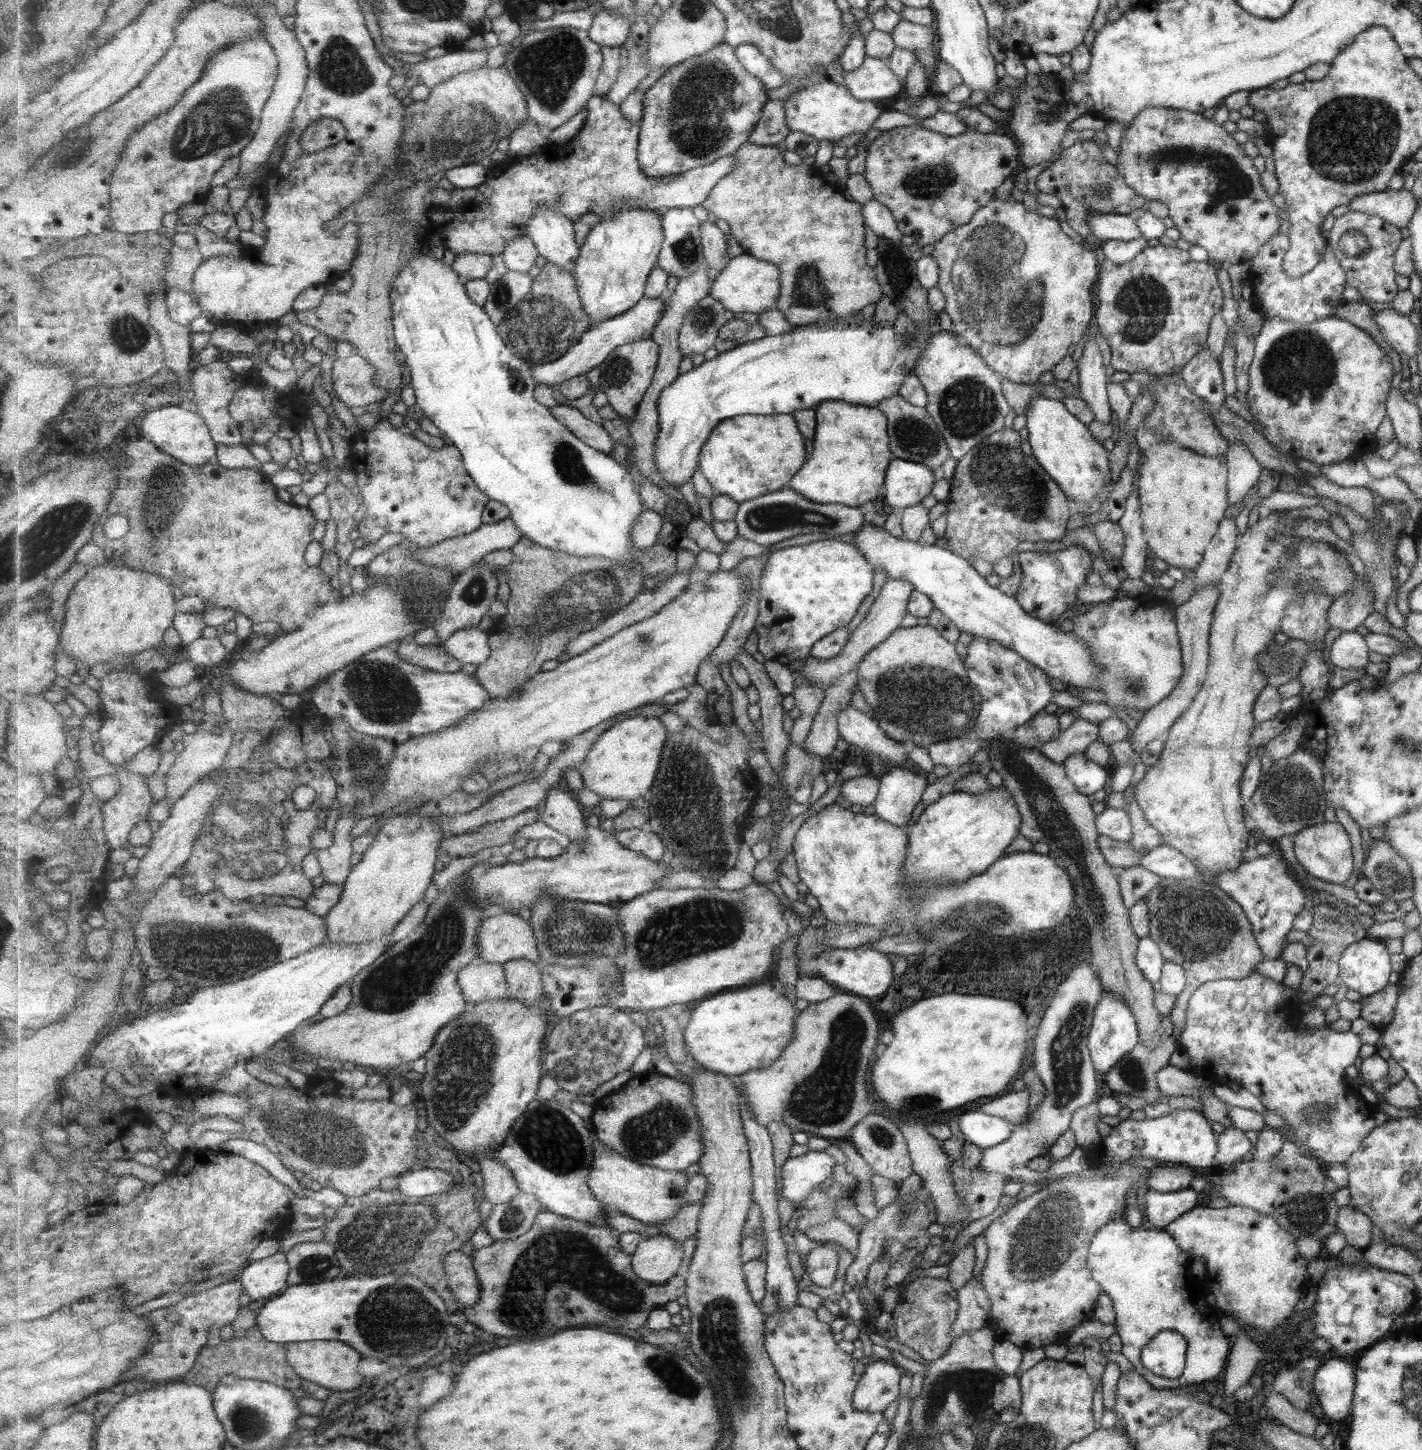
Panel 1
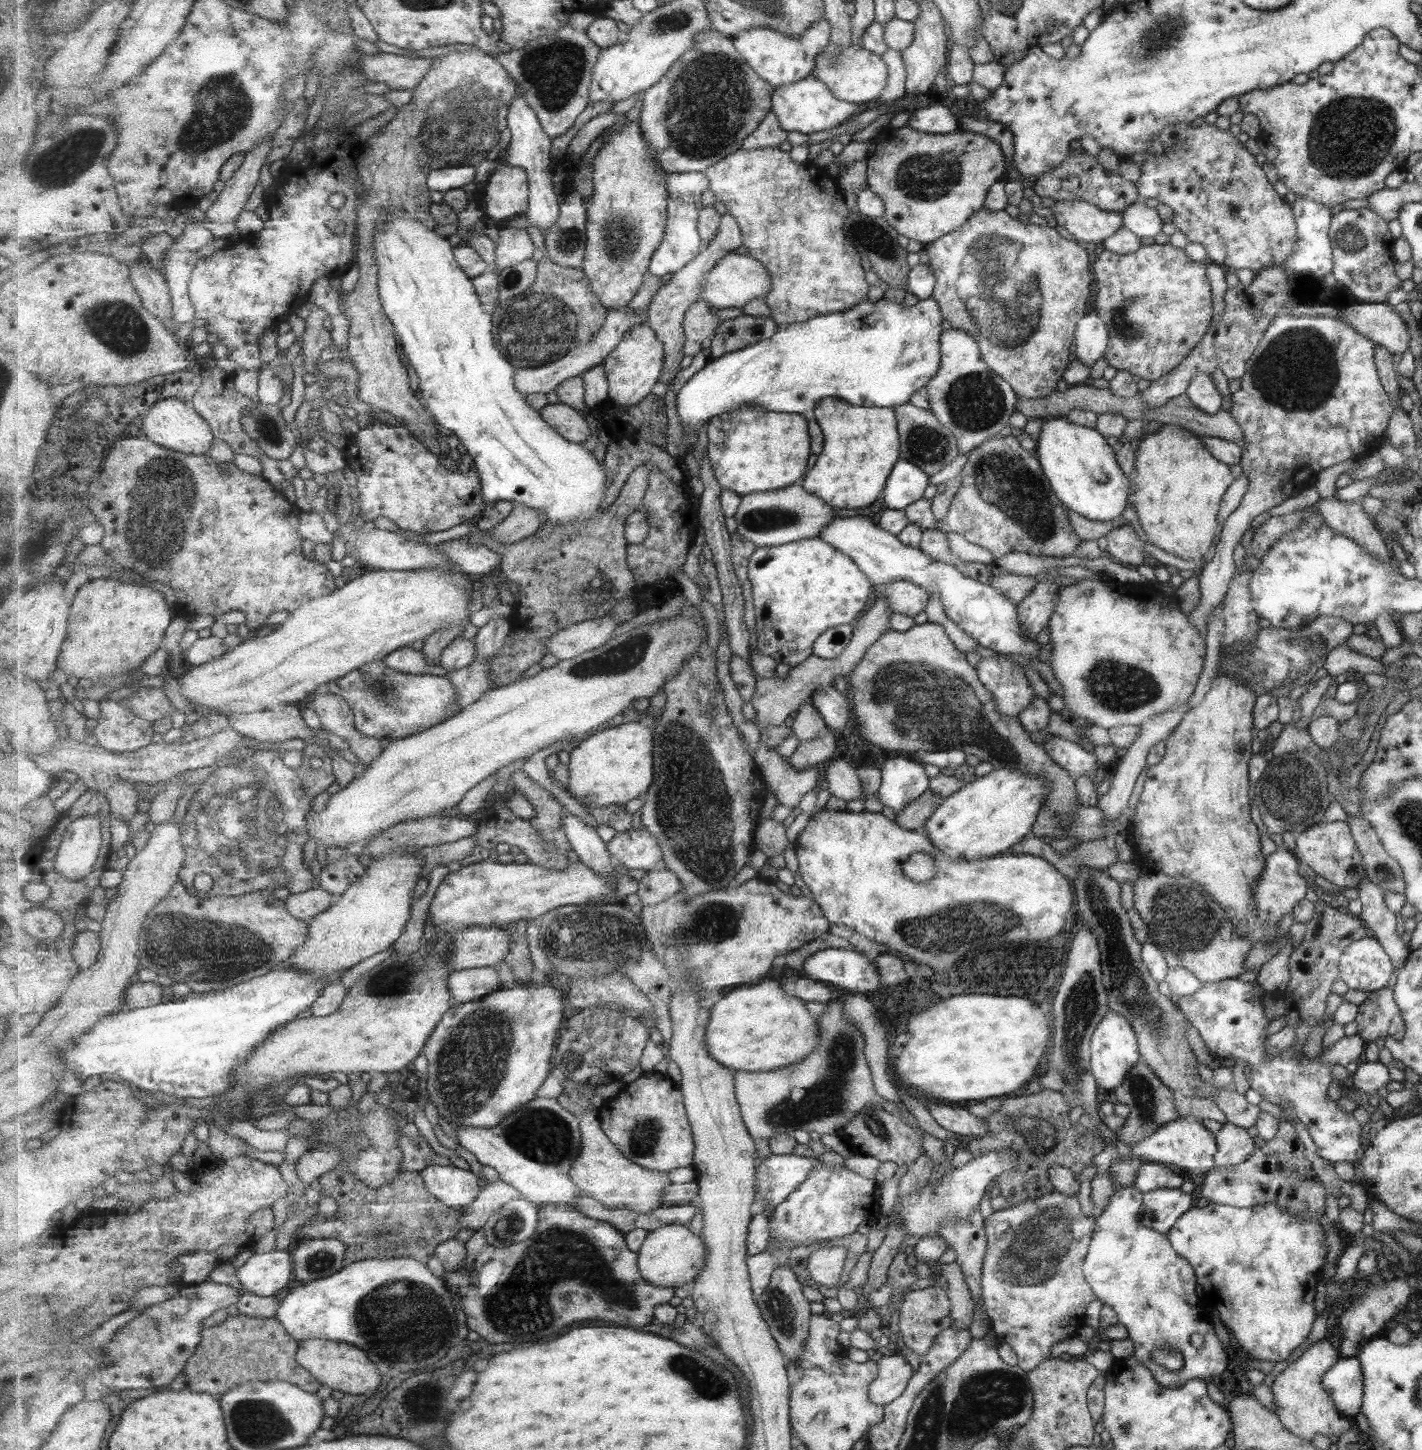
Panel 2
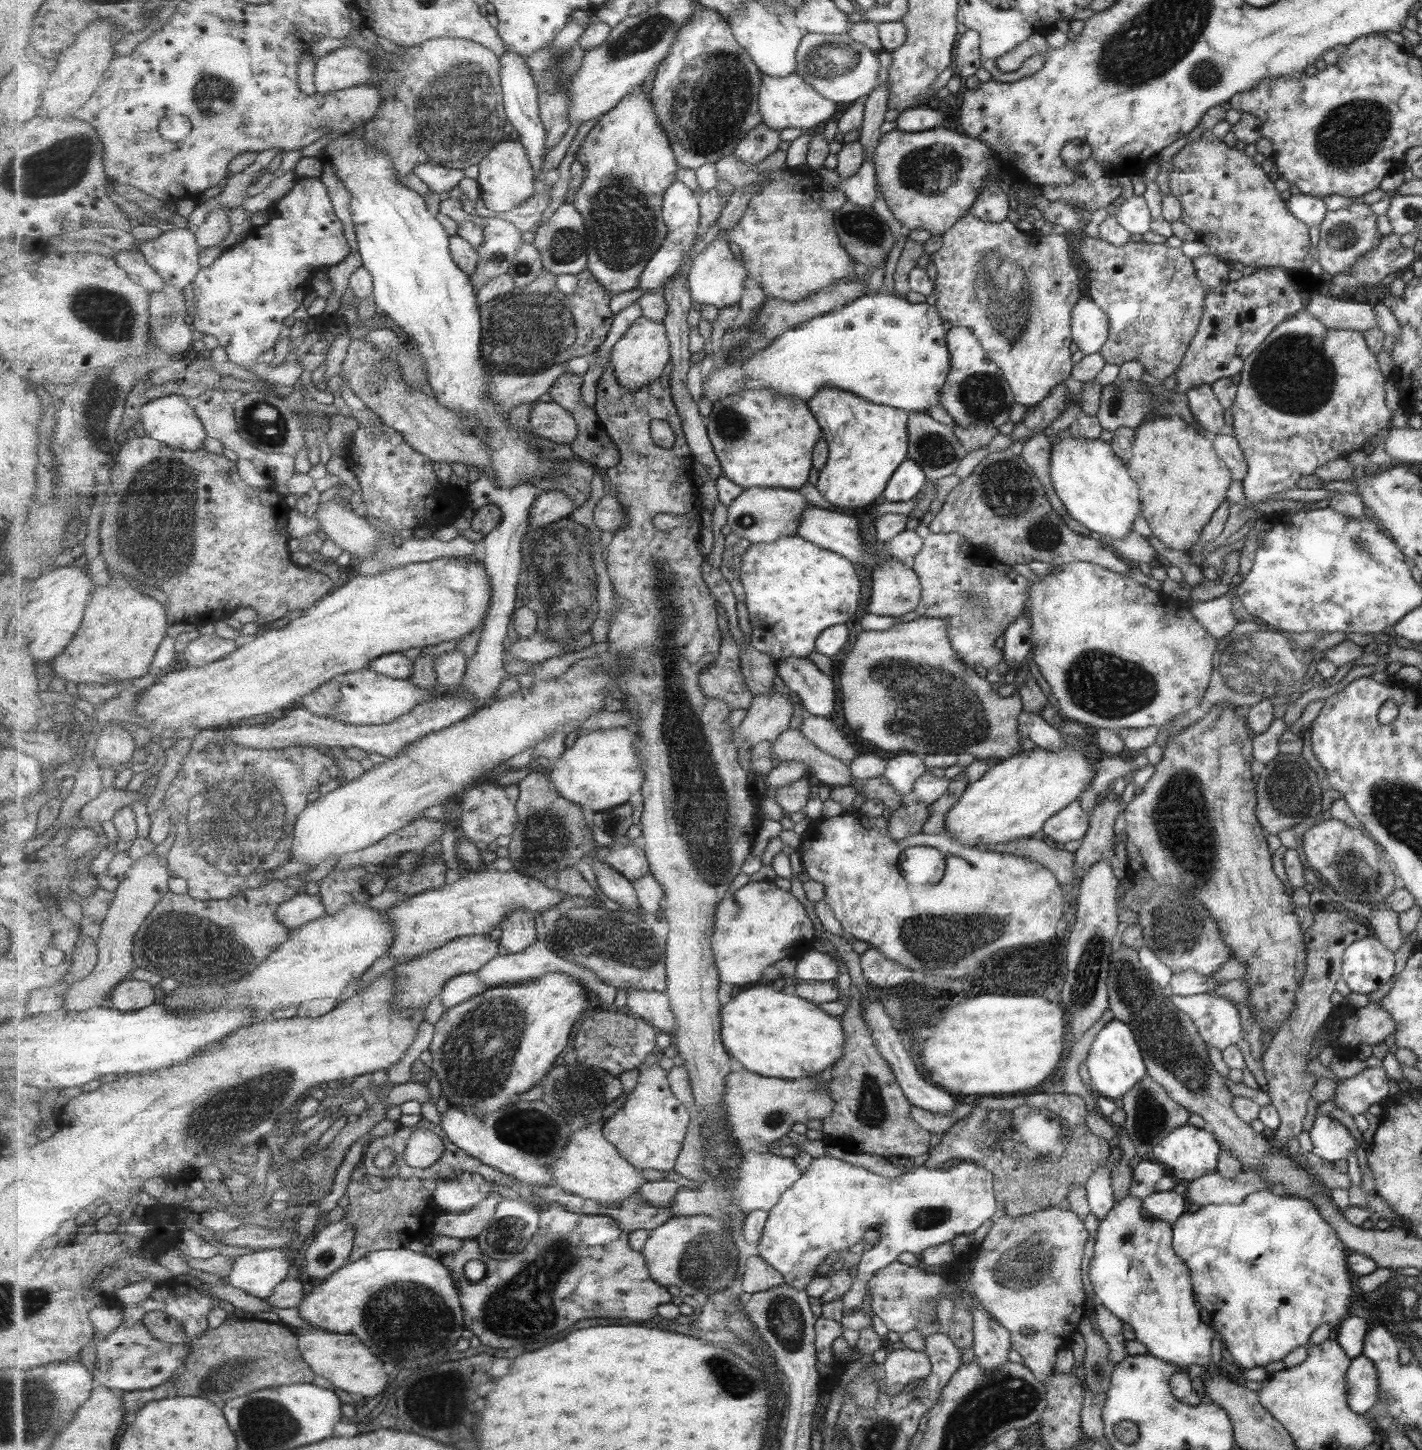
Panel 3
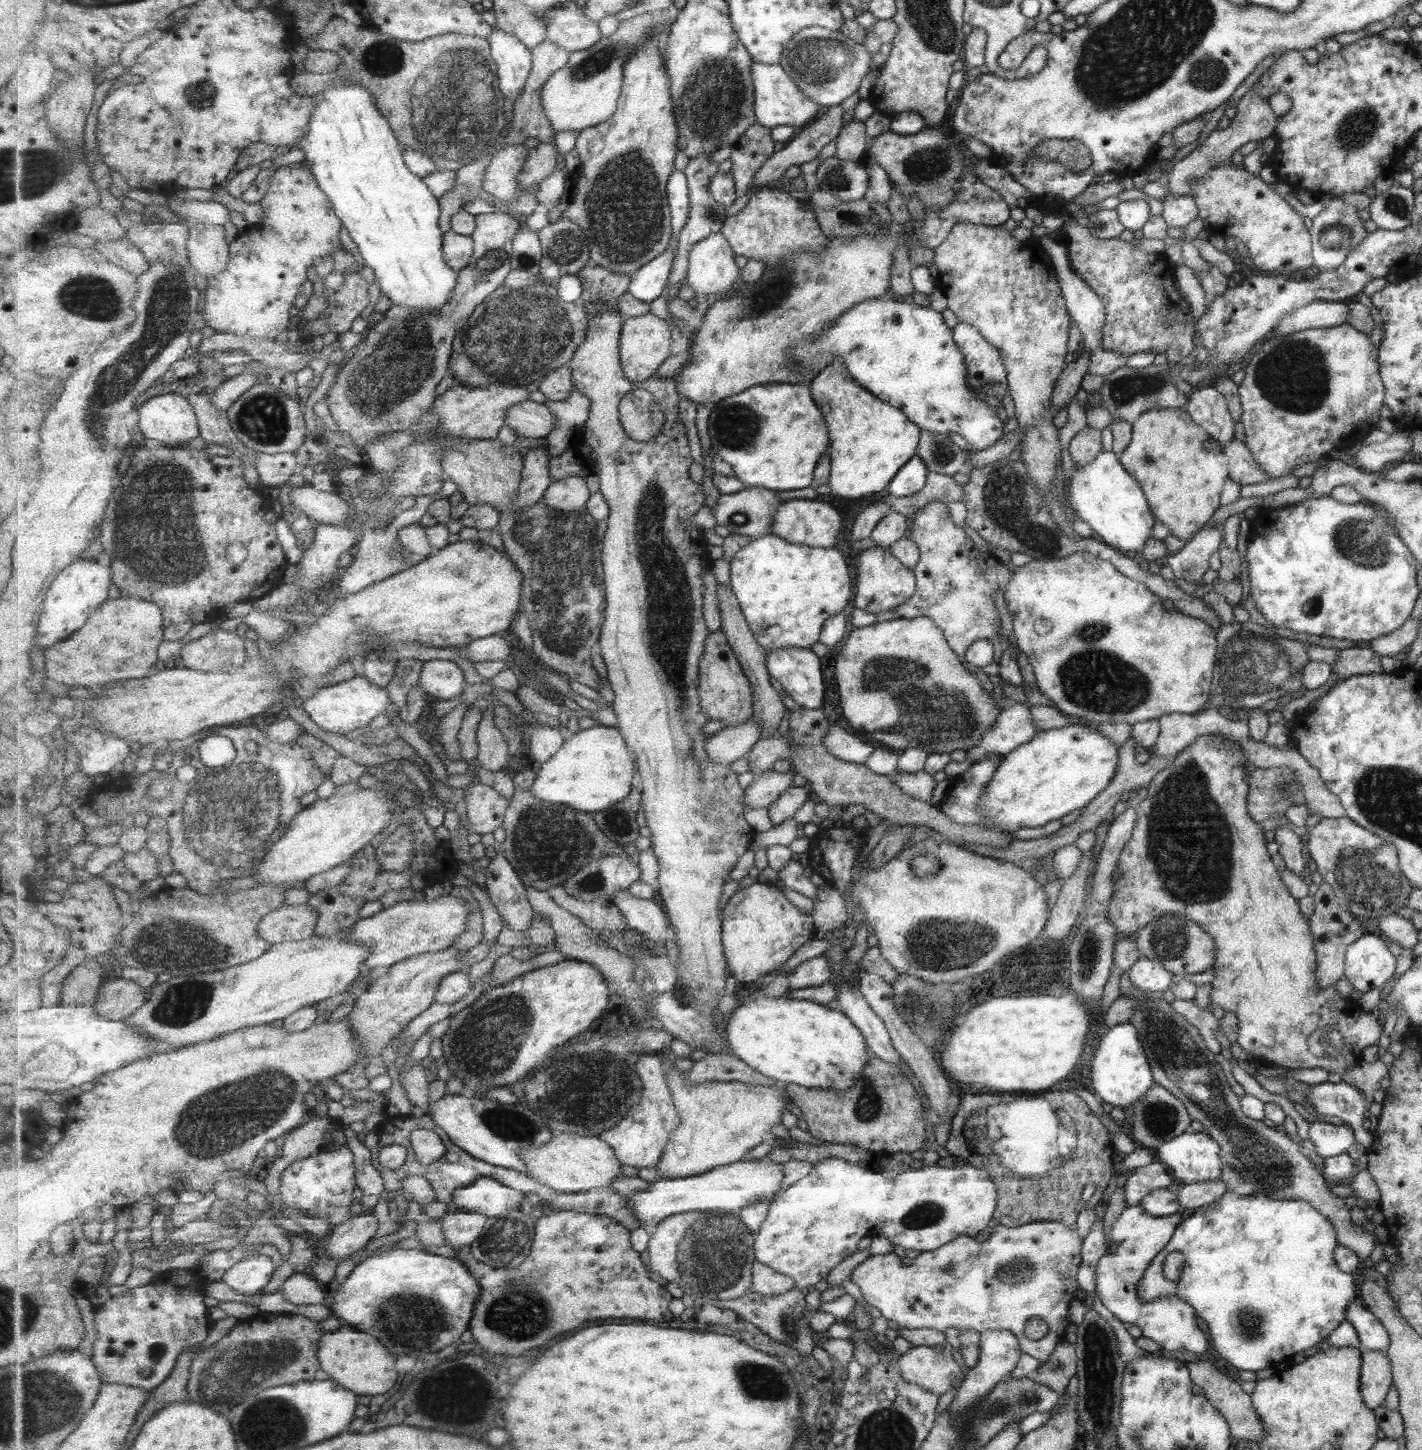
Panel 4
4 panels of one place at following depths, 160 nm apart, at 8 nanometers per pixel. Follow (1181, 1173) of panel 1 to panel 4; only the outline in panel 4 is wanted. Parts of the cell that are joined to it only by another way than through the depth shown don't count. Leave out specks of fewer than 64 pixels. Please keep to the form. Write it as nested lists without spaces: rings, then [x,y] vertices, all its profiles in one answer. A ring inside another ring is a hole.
[[[1155,1162],[1131,1169],[1121,1186],[1126,1206],[1139,1204],[1153,1190],[1167,1189],[1172,1180],[1167,1168]]]

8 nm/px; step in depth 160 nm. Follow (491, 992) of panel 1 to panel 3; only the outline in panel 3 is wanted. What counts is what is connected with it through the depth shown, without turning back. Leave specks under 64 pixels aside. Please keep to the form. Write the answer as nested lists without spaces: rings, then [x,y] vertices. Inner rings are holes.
[[[475,972],[453,977],[439,995],[444,1010],[449,1010],[485,993],[487,989]]]

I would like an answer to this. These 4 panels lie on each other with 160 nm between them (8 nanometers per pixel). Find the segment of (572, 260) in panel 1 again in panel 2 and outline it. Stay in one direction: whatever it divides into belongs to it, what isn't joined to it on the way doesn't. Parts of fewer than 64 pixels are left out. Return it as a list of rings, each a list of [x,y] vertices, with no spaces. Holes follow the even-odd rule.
[[[523,87],[516,90],[509,111],[509,128],[511,130],[511,143],[508,152],[503,156],[509,166],[517,166],[528,172],[530,183],[530,207],[527,218],[528,227],[535,227],[544,235],[549,228],[557,224],[561,218],[560,195],[553,192],[552,169],[554,159],[552,158],[552,138],[545,132],[544,126],[538,117],[537,111],[529,104]]]

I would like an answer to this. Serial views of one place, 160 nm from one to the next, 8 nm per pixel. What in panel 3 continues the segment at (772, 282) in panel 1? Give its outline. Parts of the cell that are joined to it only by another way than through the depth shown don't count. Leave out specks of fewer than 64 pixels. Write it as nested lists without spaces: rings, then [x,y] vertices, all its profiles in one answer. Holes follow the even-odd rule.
[[[716,238],[694,258],[688,274],[688,282],[695,304],[713,305],[717,309],[725,308],[740,303],[744,297],[744,280],[749,277],[748,269],[744,265],[743,259],[739,261],[735,258],[729,244],[729,241]]]

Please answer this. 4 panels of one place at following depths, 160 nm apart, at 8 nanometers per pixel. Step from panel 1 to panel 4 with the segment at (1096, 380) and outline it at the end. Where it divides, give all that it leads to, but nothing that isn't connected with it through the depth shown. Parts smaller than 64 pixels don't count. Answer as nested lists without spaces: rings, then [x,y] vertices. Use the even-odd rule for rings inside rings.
[[[1067,264],[1061,266],[1061,286],[1065,286],[1065,307],[1082,335],[1084,350],[1091,354],[1093,349],[1099,348],[1103,306],[1097,294]]]

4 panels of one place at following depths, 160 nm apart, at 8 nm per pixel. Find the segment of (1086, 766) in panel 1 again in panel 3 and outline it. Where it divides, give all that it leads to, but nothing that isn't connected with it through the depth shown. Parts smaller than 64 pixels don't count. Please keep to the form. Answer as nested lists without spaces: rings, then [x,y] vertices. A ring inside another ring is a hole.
[[[1022,712],[1018,723],[1020,737],[1029,738],[1036,747],[1050,751],[1060,751],[1064,747],[1060,732],[1053,729],[1040,715]]]

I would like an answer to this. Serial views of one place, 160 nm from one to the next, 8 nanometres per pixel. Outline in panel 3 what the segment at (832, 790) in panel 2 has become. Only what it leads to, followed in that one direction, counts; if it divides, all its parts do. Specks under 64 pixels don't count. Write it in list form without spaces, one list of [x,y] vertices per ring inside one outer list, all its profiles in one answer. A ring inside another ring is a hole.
[[[787,729],[772,744],[771,754],[780,762],[804,762],[817,780],[830,788],[849,786],[852,774],[849,766],[825,751],[819,750],[799,729]]]

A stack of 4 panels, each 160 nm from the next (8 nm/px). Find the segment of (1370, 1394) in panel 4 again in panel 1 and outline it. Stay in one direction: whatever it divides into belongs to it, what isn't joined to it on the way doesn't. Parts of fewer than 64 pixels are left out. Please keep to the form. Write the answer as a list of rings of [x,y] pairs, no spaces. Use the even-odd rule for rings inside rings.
[[[1339,1357],[1326,1359],[1316,1370],[1312,1385],[1313,1393],[1329,1418],[1341,1420],[1351,1413],[1356,1386],[1351,1364]]]

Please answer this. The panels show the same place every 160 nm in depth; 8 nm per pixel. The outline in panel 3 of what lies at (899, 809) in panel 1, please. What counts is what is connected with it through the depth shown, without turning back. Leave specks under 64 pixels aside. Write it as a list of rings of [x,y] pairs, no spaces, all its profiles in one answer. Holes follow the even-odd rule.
[[[909,752],[892,757],[886,762],[881,776],[903,797],[910,792],[913,782],[926,771],[922,759],[922,756]]]

